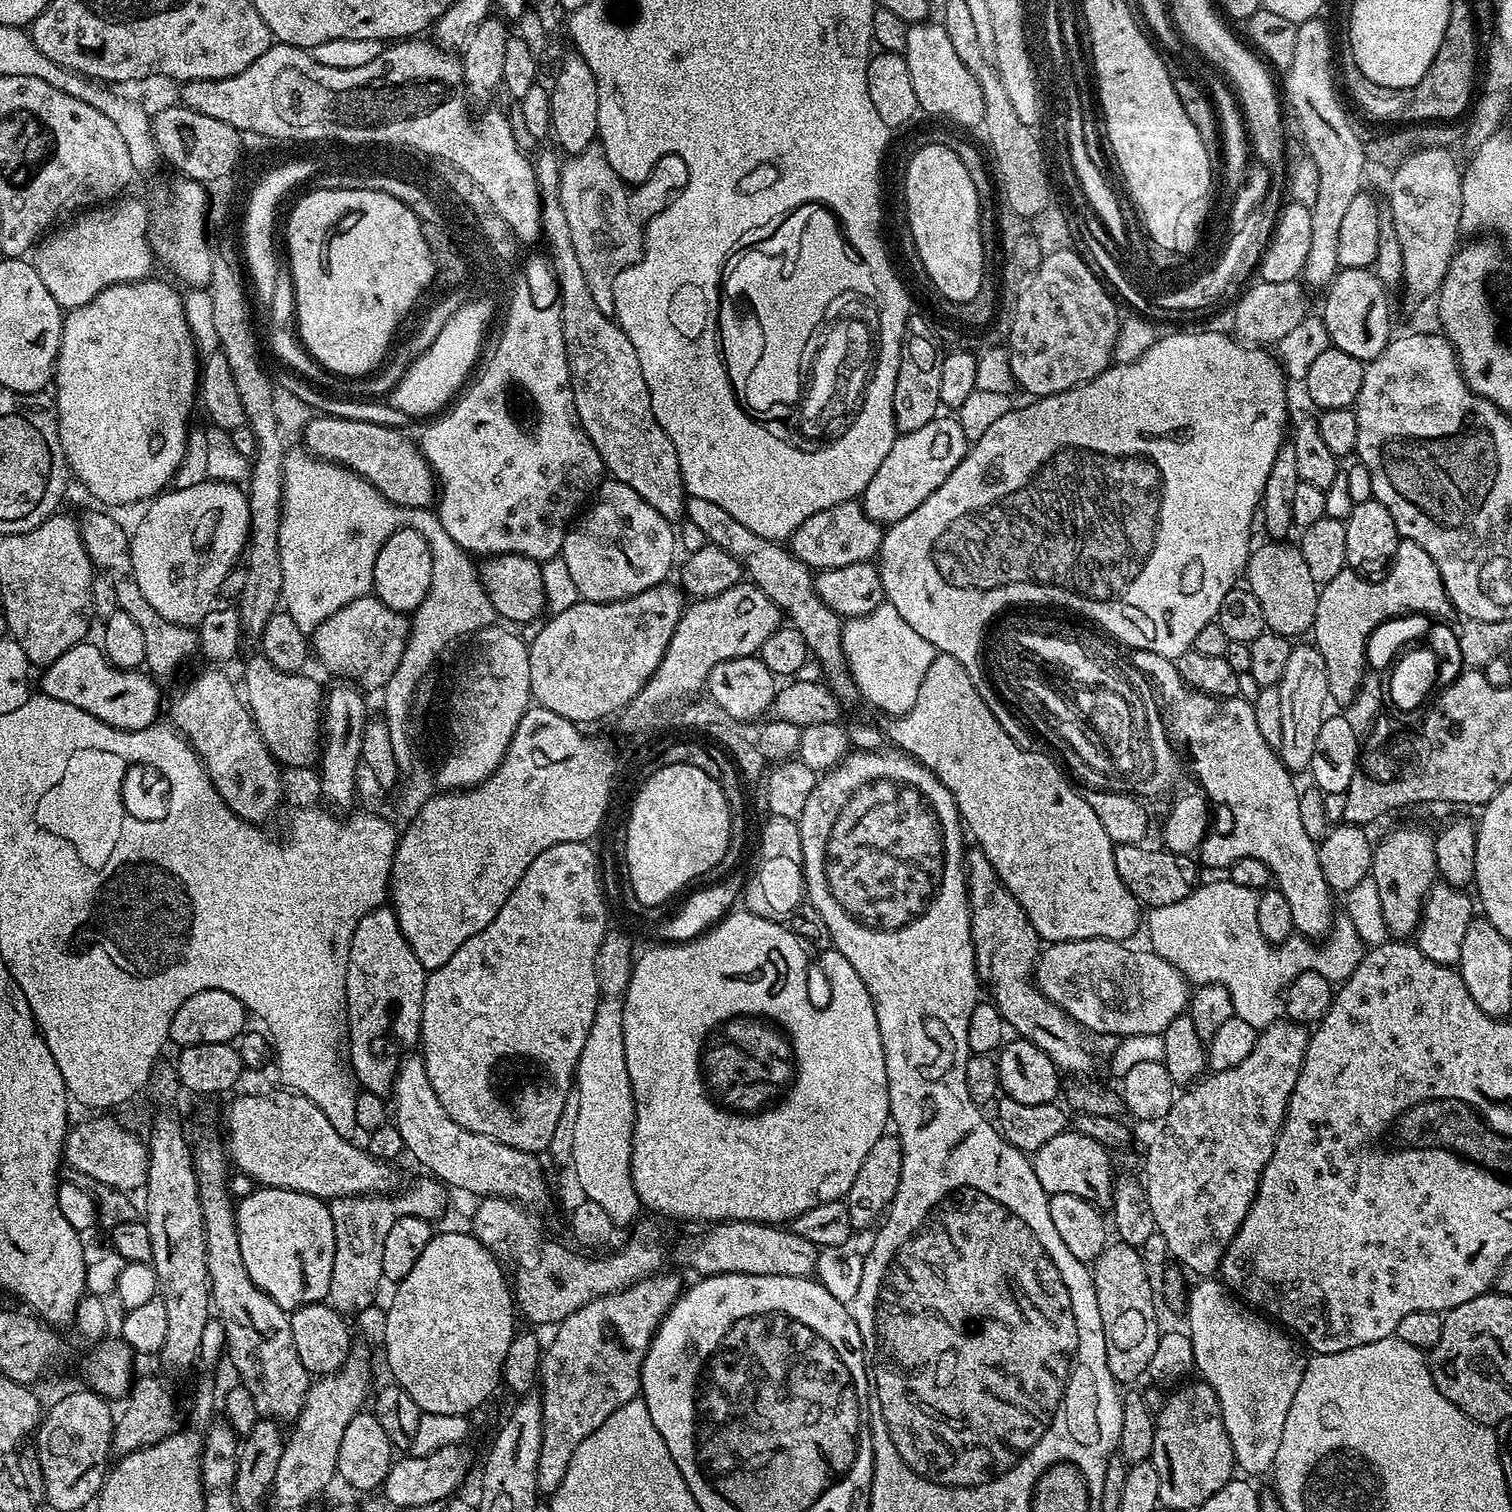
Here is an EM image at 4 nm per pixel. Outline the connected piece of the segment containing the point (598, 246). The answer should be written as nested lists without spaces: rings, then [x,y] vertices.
[[[593,142],[589,148],[582,150],[577,156],[568,156],[560,166],[560,205],[566,214],[566,223],[570,226],[570,242],[574,244],[574,254],[582,265],[582,274],[586,274],[586,282],[590,286],[590,294],[594,294],[594,302],[598,302],[598,310],[602,314],[614,317],[614,298],[612,287],[614,278],[623,268],[637,264],[644,253],[644,230],[648,223],[664,208],[667,208],[674,194],[678,194],[688,185],[688,167],[678,154],[664,155],[652,168],[646,180],[633,186],[622,179],[610,166],[604,149]]]

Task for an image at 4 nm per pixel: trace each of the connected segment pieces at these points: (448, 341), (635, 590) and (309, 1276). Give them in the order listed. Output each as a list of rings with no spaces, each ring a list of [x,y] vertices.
[[[483,302],[459,309],[458,315],[446,320],[446,325],[439,330],[434,342],[407,368],[398,386],[389,393],[389,404],[396,410],[402,410],[408,418],[431,417],[441,413],[467,383],[468,374],[478,358],[484,334],[495,318],[489,304]]]
[[[608,478],[596,489],[594,499],[587,505],[583,515],[569,527],[564,536],[562,557],[580,598],[590,602],[614,602],[642,594],[642,590],[650,590],[655,584],[665,583],[669,579],[668,571],[672,568],[676,552],[678,553],[678,536],[673,525],[642,497],[636,496],[630,486]]]
[[[257,1187],[248,1197],[242,1197],[235,1205],[238,1250],[242,1252],[242,1263],[246,1274],[258,1290],[262,1290],[285,1312],[291,1314],[307,1304],[319,1304],[328,1300],[330,1274],[334,1270],[334,1218],[331,1207],[317,1196],[302,1194],[294,1190]]]

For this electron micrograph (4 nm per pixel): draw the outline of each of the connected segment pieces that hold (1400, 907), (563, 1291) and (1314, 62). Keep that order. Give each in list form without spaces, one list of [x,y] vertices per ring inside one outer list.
[[[1404,824],[1384,836],[1381,844],[1375,845],[1372,853],[1372,876],[1378,886],[1378,899],[1385,918],[1387,935],[1392,938],[1408,938],[1415,933],[1420,924],[1420,911],[1428,891],[1437,883],[1436,845],[1433,833],[1424,828],[1415,828],[1412,824]]]
[[[640,1222],[631,1232],[632,1237],[621,1252],[604,1256],[601,1260],[587,1260],[586,1257],[579,1256],[584,1255],[579,1251],[571,1252],[560,1244],[546,1245],[533,1268],[518,1273],[516,1280],[514,1276],[514,1304],[519,1315],[523,1319],[525,1316],[532,1324],[555,1326],[574,1314],[574,1310],[586,1306],[586,1302],[611,1292],[621,1292],[629,1284],[659,1273],[665,1267],[659,1230],[652,1224]]]
[[[1317,18],[1296,25],[1298,38],[1294,41],[1294,62],[1290,62],[1284,80],[1289,85],[1289,93],[1292,93],[1292,97],[1286,100],[1287,105],[1296,115],[1300,132],[1304,135],[1303,151],[1314,158],[1318,166],[1318,199],[1310,214],[1310,250],[1302,280],[1309,289],[1320,290],[1327,289],[1341,269],[1338,262],[1338,234],[1351,200],[1358,198],[1365,187],[1366,169],[1364,140],[1356,137],[1336,97],[1336,80],[1332,77],[1332,32],[1322,21]]]

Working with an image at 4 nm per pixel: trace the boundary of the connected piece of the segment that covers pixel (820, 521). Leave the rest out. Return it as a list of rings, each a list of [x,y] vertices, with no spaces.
[[[847,500],[833,508],[810,514],[790,538],[790,551],[813,570],[867,564],[877,559],[885,529],[864,513],[863,503]]]

